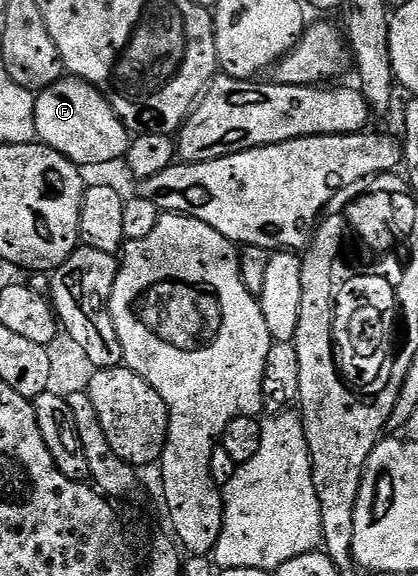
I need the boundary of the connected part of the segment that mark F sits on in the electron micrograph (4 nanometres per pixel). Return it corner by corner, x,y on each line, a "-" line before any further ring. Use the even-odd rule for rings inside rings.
65,75
58,83
46,87
42,92
35,94
36,110
36,136
43,144
48,145
54,151
58,151
68,161
73,161
77,167
84,165
108,165
125,156
130,140
129,129
120,122
120,117
110,107
104,94
96,86
88,81
82,81
78,77

